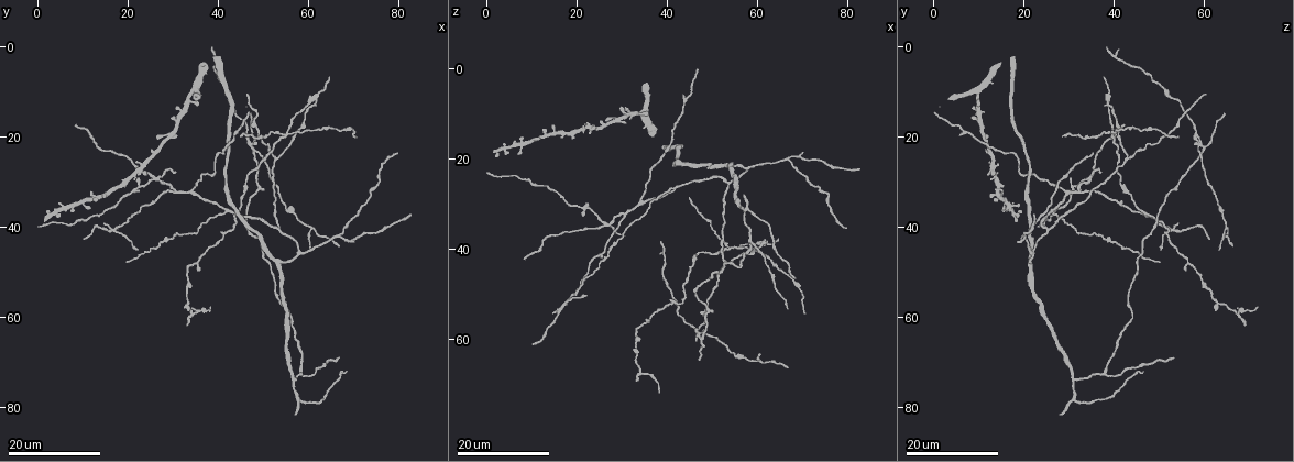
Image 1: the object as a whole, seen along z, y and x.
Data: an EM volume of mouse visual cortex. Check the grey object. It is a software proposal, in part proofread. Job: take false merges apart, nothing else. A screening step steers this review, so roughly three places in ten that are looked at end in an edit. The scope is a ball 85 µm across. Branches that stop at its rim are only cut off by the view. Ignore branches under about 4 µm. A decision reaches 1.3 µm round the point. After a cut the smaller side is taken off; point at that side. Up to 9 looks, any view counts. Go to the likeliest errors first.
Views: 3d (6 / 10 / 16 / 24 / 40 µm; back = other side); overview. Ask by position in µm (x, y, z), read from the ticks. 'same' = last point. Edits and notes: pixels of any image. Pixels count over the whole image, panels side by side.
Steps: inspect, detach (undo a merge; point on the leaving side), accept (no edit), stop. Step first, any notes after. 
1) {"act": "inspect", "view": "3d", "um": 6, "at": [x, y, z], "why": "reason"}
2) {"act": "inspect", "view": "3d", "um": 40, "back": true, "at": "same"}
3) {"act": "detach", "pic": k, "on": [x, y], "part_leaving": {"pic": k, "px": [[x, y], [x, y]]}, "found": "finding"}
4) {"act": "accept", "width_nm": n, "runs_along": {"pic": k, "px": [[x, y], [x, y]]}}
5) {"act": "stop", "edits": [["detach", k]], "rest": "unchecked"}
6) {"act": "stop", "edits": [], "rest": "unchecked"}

{"act": "inspect", "view": "3d", "um": 16, "at": [16.5, 40.5, 53.0], "why": "four-way junction"}

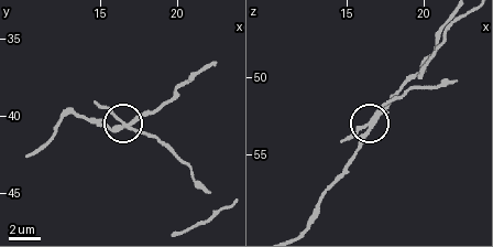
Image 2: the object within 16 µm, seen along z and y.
{"act": "inspect", "view": "3d", "um": 10, "at": [17.0, 40.6, 52.6]}

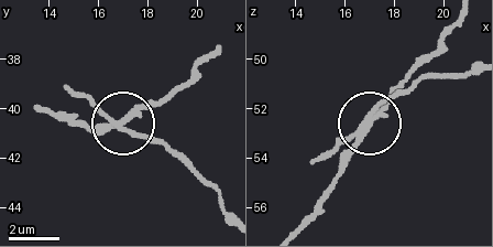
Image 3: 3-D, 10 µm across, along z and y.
{"act": "detach", "pic": 3, "on": [90, 98], "width_nm": 200, "part_leaving": {"pic": 3, "px": [[117, 126], [167, 145], [225, 207]]}, "found": "a second neuron is stuck on"}

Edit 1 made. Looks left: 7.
{"act": "inspect", "view": "overview"}

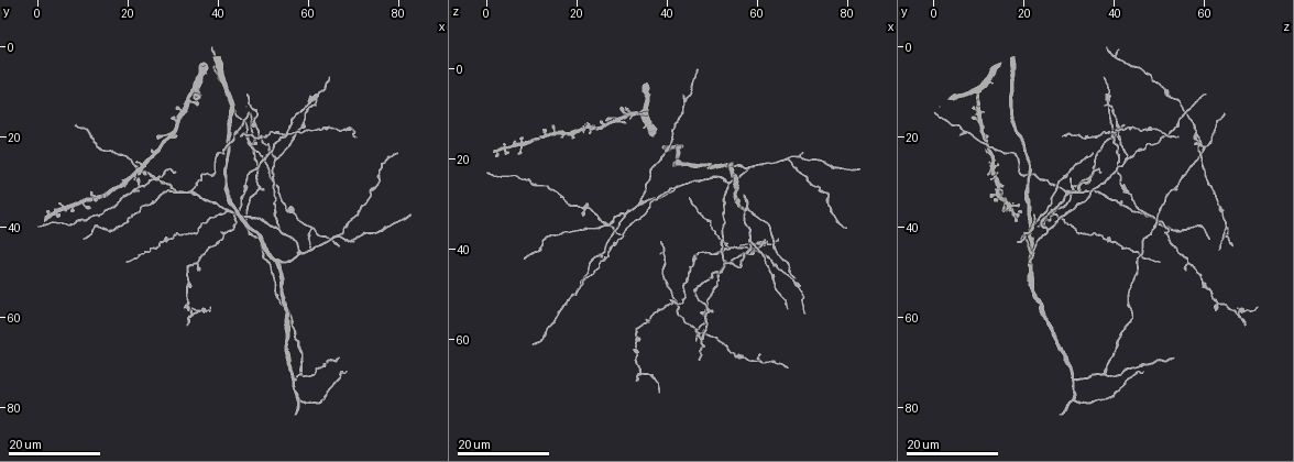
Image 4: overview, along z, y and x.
{"act": "inspect", "view": "3d", "um": 16, "at": [25.5, 30.0, 34.0], "why": "four-way junction"}

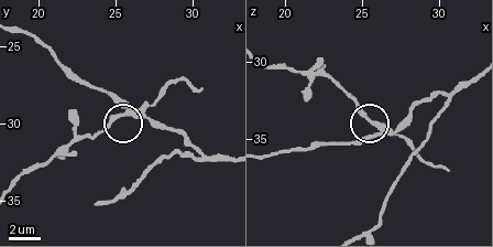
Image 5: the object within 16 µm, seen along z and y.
{"act": "inspect", "view": "3d", "um": 10, "at": [26.0, 29.2, 34.2]}

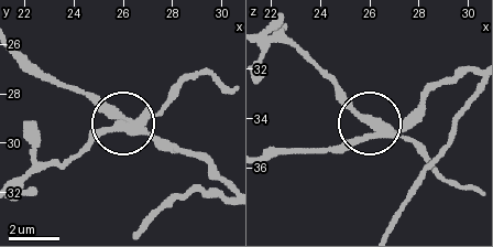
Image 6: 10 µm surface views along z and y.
{"act": "detach", "pic": 6, "on": [105, 130], "width_nm": 340, "part_leaving": {"pic": 6, "px": [[133, 122], [97, 131], [66, 159], [21, 178]]}, "found": "two neurons meet here"}

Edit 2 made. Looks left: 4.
{"act": "inspect", "view": "overview"}

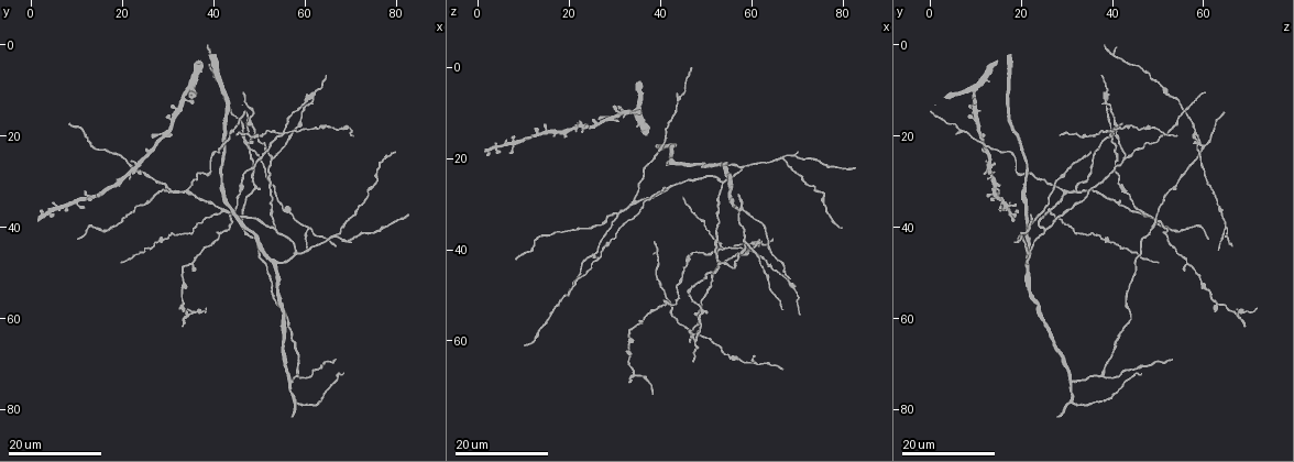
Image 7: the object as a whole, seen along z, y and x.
{"act": "inspect", "view": "3d", "um": 24, "at": [41.5, 37.0, 26.5], "why": "a fork"}

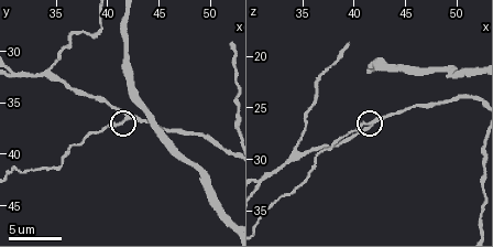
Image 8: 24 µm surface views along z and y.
{"act": "inspect", "view": "3d", "um": 10, "at": [41.6, 36.6, 26.6]}

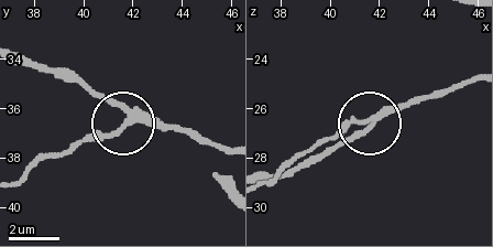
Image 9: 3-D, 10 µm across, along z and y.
{"act": "detach", "pic": 9, "on": [109, 138], "width_nm": 240, "part_leaving": {"pic": 9, "px": [[140, 117], [41, 157], [22, 174]]}, "found": "a second neuron is stuck on"}

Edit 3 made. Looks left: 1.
{"act": "stop", "edits": [["detach", 3], ["detach", 6], ["detach", 9]], "rest": "unchecked"}

